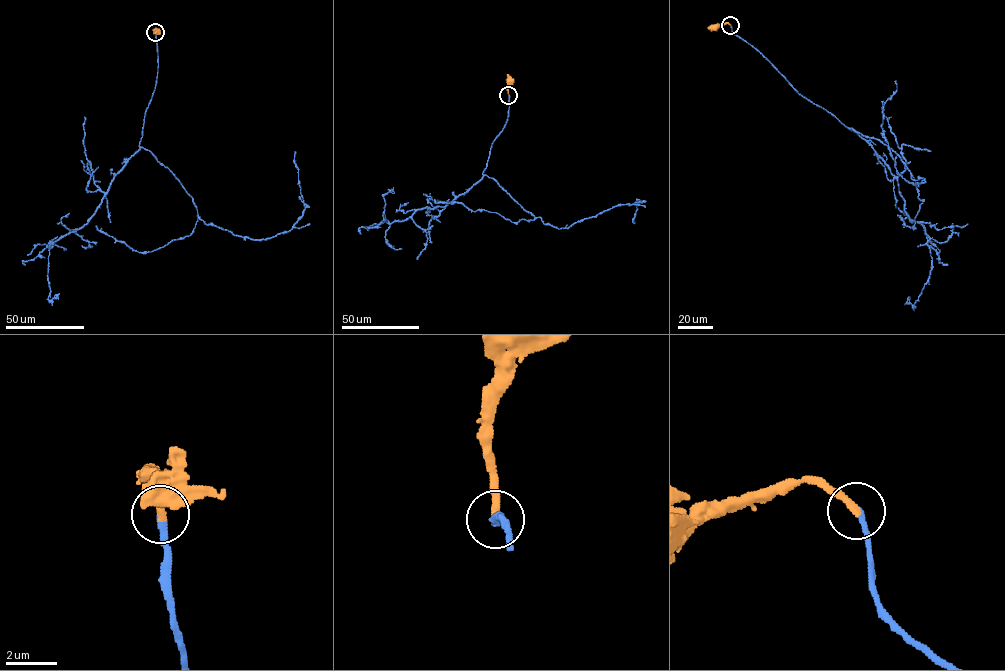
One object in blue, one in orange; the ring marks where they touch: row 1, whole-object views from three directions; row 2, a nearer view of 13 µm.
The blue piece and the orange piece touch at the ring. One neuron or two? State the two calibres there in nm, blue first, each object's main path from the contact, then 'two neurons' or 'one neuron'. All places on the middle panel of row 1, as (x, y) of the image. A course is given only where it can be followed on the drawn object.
calibres 220 and 320 nm; course blue (508, 95), (508, 116), (492, 143), (482, 174), (492, 178), (534, 218), (558, 228), (640, 201), (634, 223); course orange (508, 95), (510, 81); one neuron

